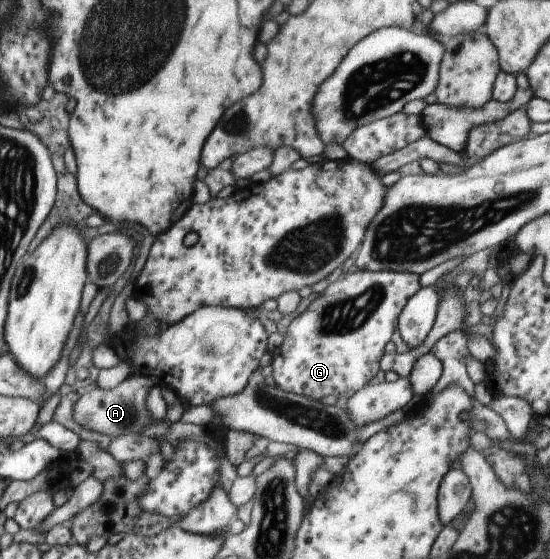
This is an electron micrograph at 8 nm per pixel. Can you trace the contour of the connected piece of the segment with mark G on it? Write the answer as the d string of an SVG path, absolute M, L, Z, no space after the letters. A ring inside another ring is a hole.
M359 269L341 275L290 323L282 345L273 352L272 375L277 387L313 400L320 400L324 395L339 396L362 389L380 371L384 347L397 331L400 312L420 288L420 276L410 272Z

